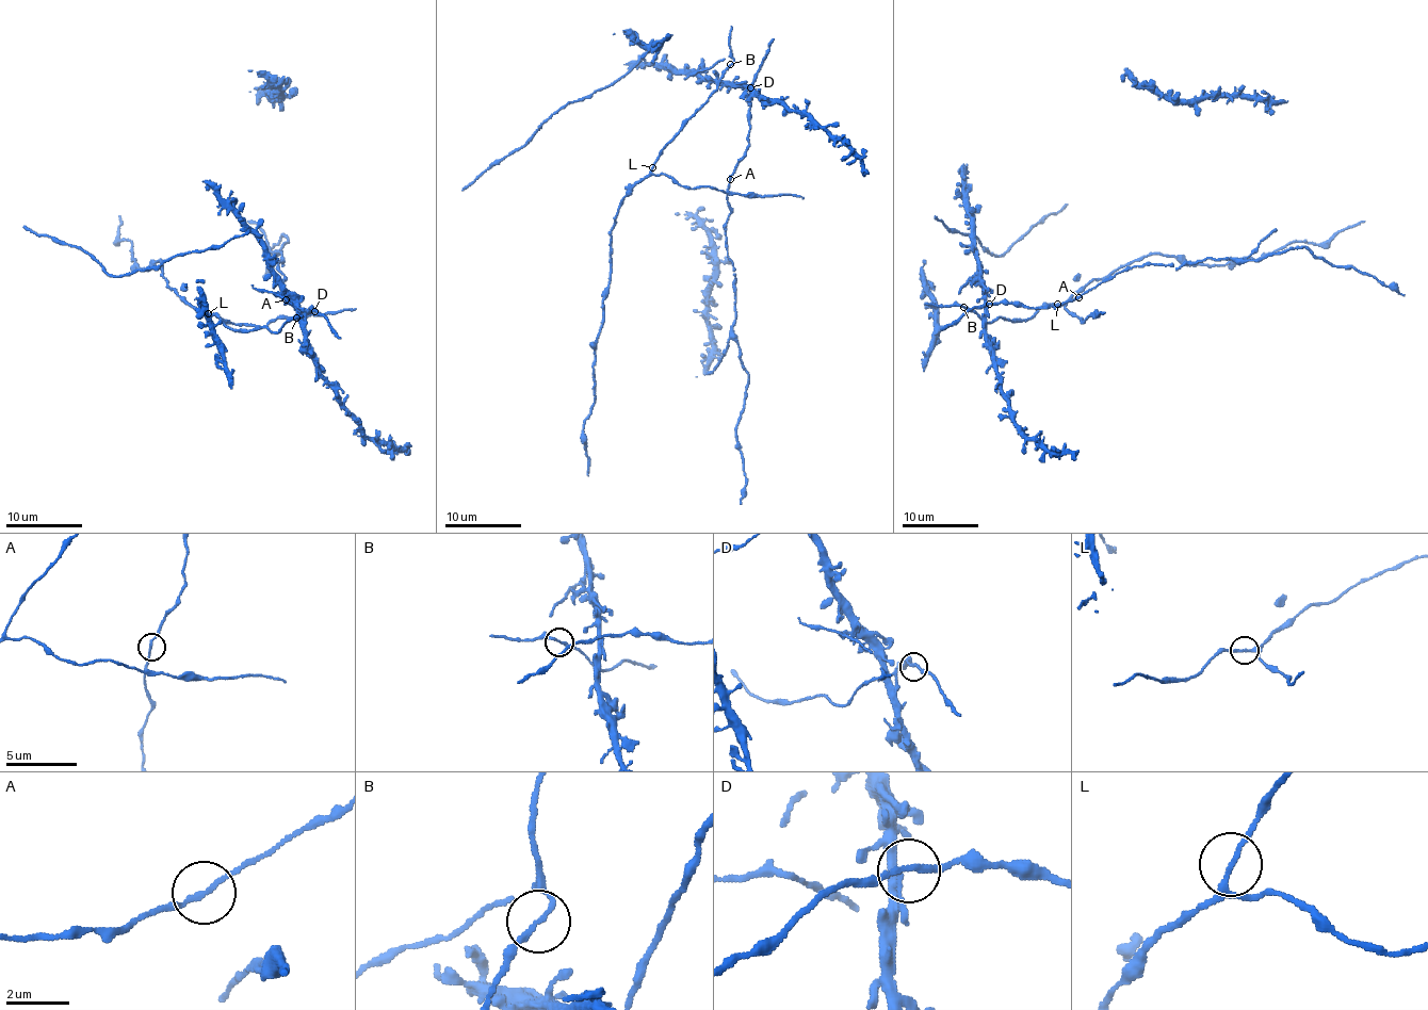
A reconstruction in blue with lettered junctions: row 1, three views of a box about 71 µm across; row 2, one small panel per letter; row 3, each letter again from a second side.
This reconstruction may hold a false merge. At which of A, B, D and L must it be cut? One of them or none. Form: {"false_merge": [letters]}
{"false_merge": []}

